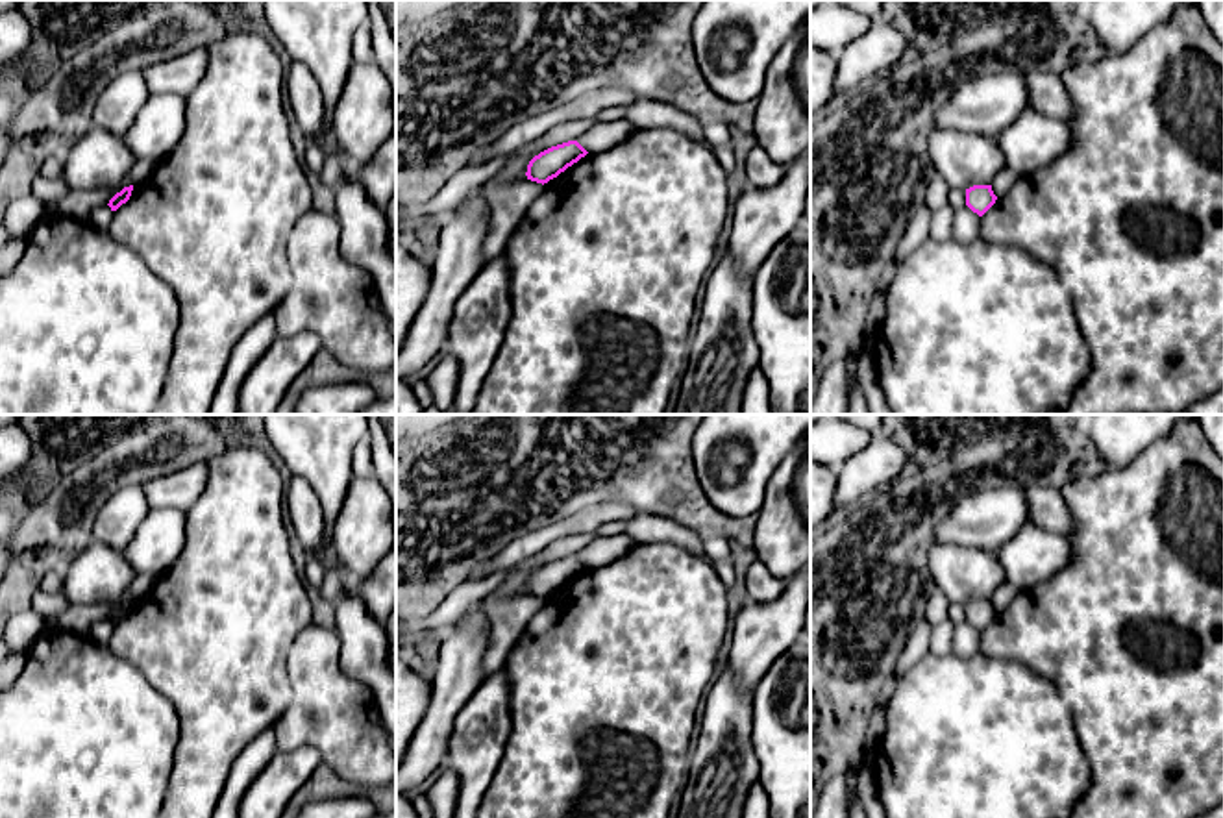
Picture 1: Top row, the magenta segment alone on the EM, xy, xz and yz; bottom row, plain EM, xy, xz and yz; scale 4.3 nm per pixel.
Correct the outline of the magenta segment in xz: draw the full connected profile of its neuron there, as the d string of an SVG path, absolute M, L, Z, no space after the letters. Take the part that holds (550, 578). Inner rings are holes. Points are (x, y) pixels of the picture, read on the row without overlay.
M568 555L568 557L551 561L529 576L525 590L527 594L544 600L550 594L557 592L574 577L577 577L587 568L588 566L577 555Z

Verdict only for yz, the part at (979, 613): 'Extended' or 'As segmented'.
As segmented

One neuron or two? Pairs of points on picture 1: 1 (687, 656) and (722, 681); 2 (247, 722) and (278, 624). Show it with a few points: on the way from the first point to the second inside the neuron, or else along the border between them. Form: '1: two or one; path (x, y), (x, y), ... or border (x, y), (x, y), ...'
1: two; border (716, 670), (702, 702)
2: one; path (247, 698), (247, 663), (256, 648)

